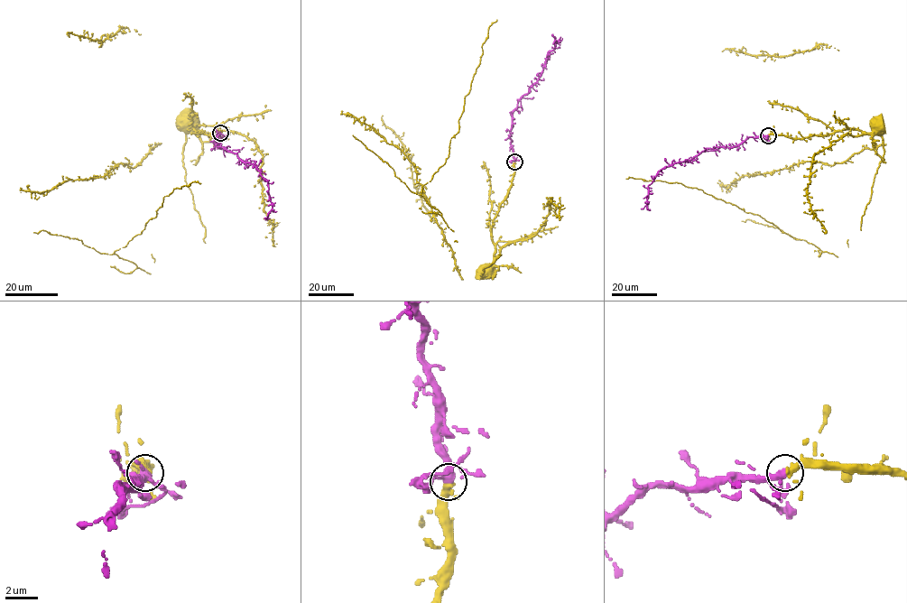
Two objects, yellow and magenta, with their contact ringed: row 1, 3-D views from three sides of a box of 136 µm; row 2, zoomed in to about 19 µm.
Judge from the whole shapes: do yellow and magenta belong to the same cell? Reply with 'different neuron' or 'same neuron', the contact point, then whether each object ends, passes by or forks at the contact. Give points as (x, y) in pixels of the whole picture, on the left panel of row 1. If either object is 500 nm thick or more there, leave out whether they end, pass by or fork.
same neuron; at (220, 133); yellow ends there; magenta passes by

